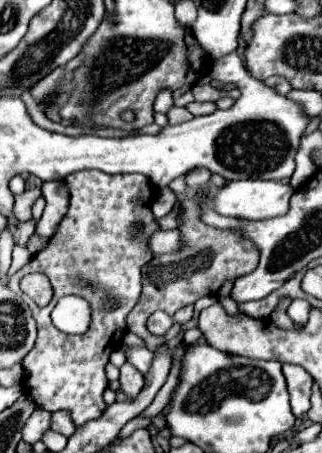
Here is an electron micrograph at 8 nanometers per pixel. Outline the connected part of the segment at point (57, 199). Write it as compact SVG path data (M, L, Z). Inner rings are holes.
M43 182L43 198L47 200L47 206L43 210L43 216L37 224L35 234L39 238L49 240L53 236L53 232L57 230L57 224L61 222L61 218L67 212L69 206L69 194L65 188L65 182Z

